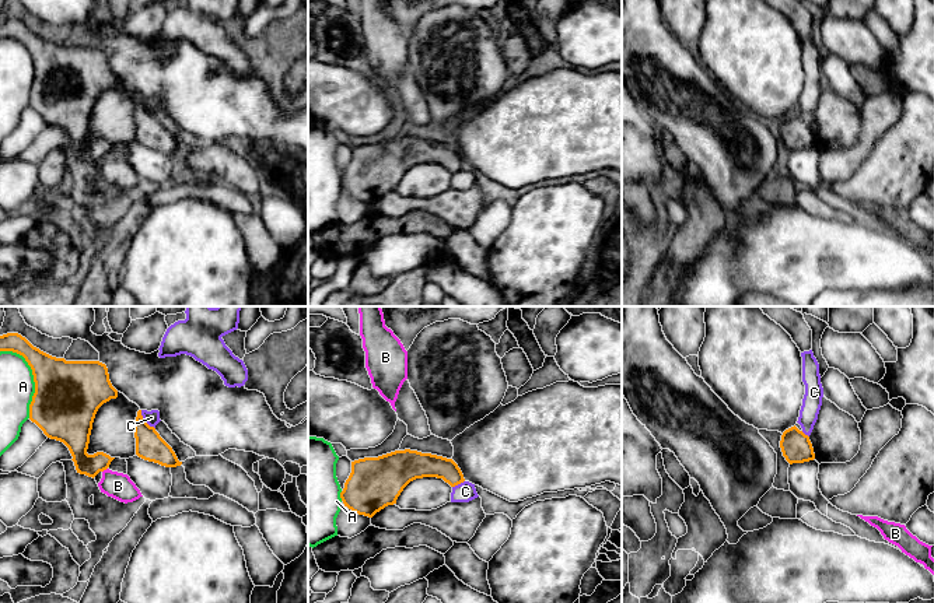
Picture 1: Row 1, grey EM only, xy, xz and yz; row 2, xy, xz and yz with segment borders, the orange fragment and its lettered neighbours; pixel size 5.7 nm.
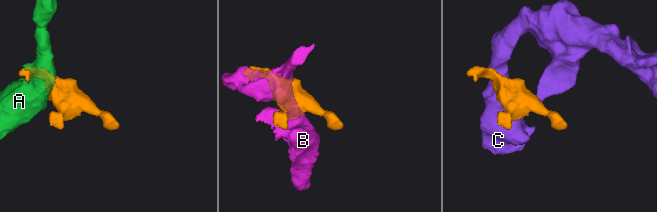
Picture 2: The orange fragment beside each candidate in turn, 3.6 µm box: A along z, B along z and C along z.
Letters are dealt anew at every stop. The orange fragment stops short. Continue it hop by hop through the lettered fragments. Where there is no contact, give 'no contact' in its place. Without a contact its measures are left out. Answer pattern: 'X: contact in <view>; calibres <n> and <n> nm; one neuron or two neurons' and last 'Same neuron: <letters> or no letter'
A: contact in xy; calibres 380 and 200 nm; two neurons
B: contact in xy; calibres 160 and 150 nm; two neurons
C: contact in xy; calibres 160 and 80 nm; two neurons
Same neuron: no letter

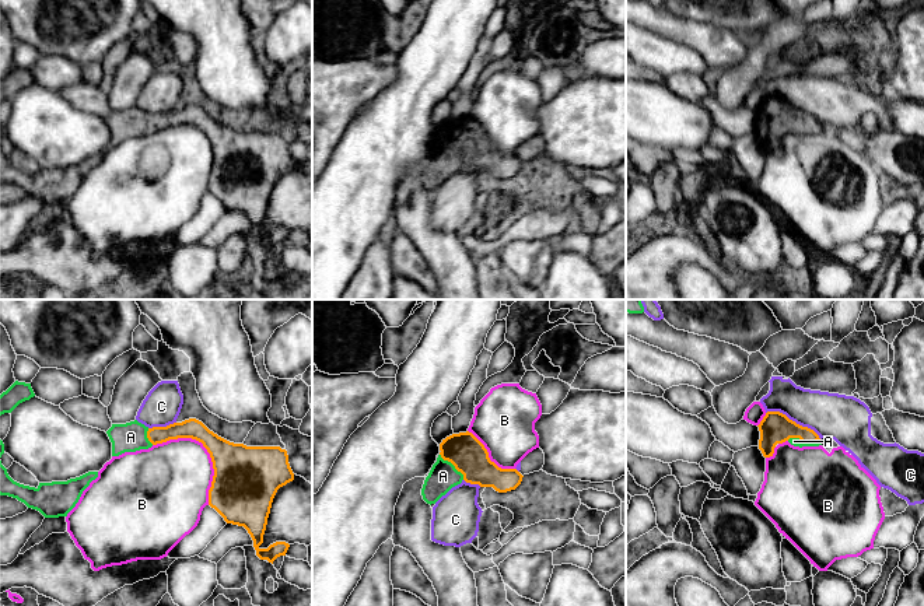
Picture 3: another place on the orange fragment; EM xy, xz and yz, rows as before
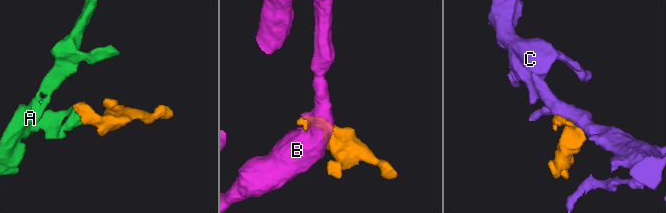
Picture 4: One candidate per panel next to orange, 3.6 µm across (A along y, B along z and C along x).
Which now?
A: contact in yz; calibres 180 and 50 nm; one neuron
B: contact in xy; calibres 320 and 420 nm; two neurons
C: contact in yz; calibres 180 and 260 nm; two neurons
Same neuron: A

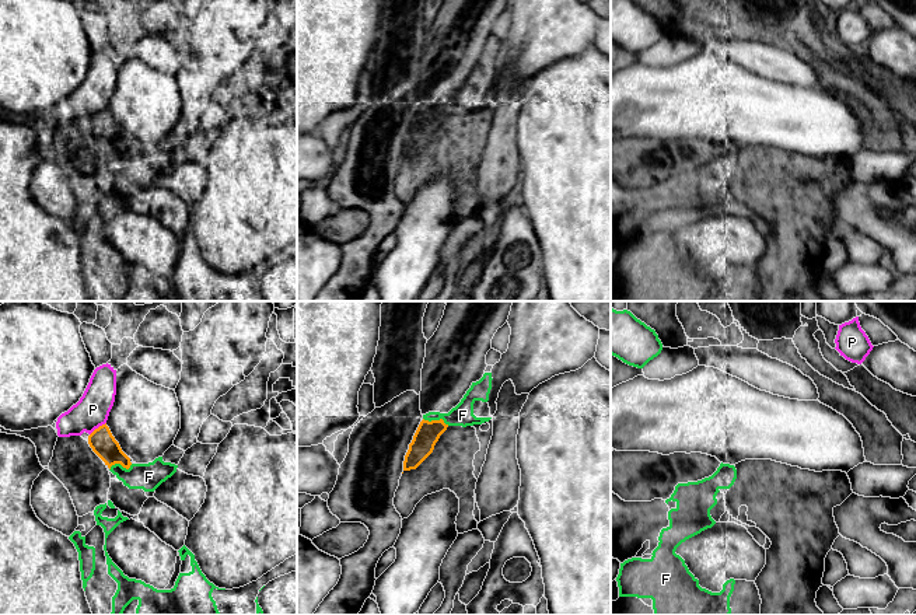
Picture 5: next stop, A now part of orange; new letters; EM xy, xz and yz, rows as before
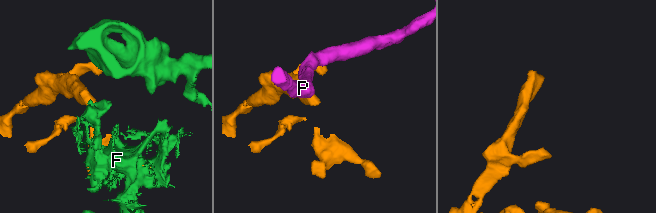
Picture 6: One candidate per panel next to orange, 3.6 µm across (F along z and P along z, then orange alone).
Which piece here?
F: contact in xz; calibres 140 and 130 nm; two neurons
P: contact in xy; calibres 140 and 190 nm; two neurons
Same neuron: no letter

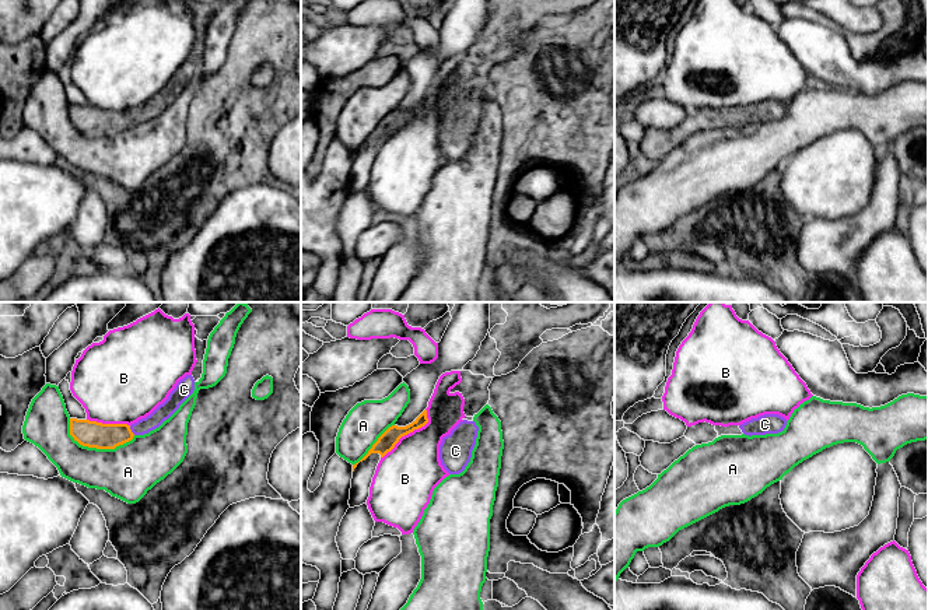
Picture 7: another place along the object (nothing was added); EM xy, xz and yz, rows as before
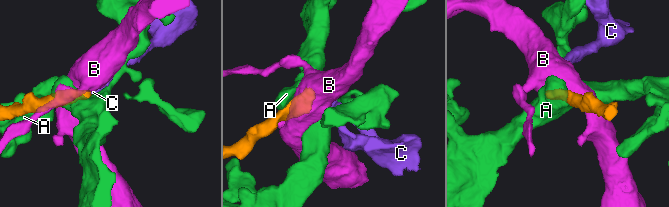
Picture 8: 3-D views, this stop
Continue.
A: contact in xy; calibres 150 and 320 nm; two neurons
B: contact in xz; calibres 100 and 340 nm; two neurons
C: contact in xy; calibres 150 and 90 nm; one neuron
Same neuron: C

